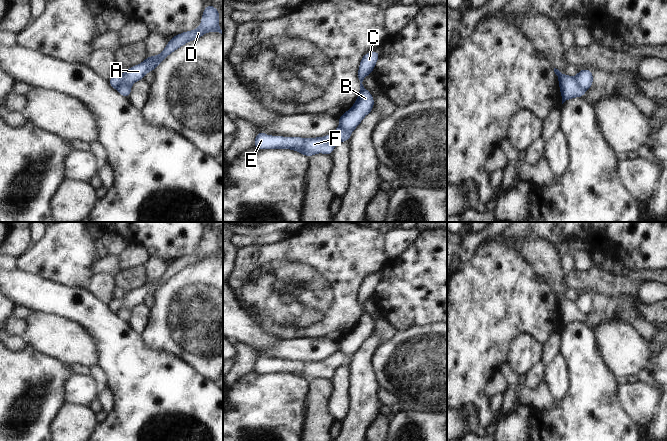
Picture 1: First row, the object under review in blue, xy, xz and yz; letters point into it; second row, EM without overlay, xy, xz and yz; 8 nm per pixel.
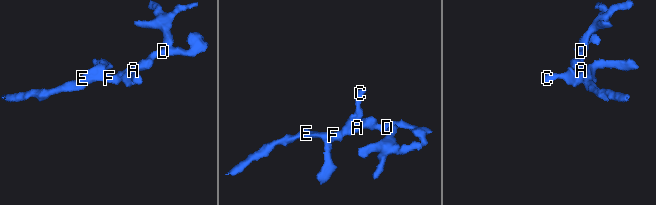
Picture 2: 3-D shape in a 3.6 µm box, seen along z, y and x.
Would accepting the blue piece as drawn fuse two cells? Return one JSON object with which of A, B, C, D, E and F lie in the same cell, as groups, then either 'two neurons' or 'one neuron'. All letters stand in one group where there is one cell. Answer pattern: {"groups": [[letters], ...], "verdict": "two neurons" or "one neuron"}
{"groups": [["A", "D", "E", "F"], ["B", "C"]], "verdict": "two neurons"}

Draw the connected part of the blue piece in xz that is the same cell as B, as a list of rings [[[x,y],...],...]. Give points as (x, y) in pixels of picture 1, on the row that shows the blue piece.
[[[372,51],[365,53],[360,61],[358,68],[360,92],[353,106],[341,117],[338,117],[339,124],[347,129],[356,129],[364,117],[374,108],[374,97],[370,91],[364,88],[362,82],[367,75],[372,74],[379,56],[379,51]]]

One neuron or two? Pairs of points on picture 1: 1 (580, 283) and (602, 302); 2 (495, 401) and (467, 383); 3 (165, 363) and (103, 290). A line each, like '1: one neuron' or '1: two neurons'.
1: two neurons
2: two neurons
3: one neuron

